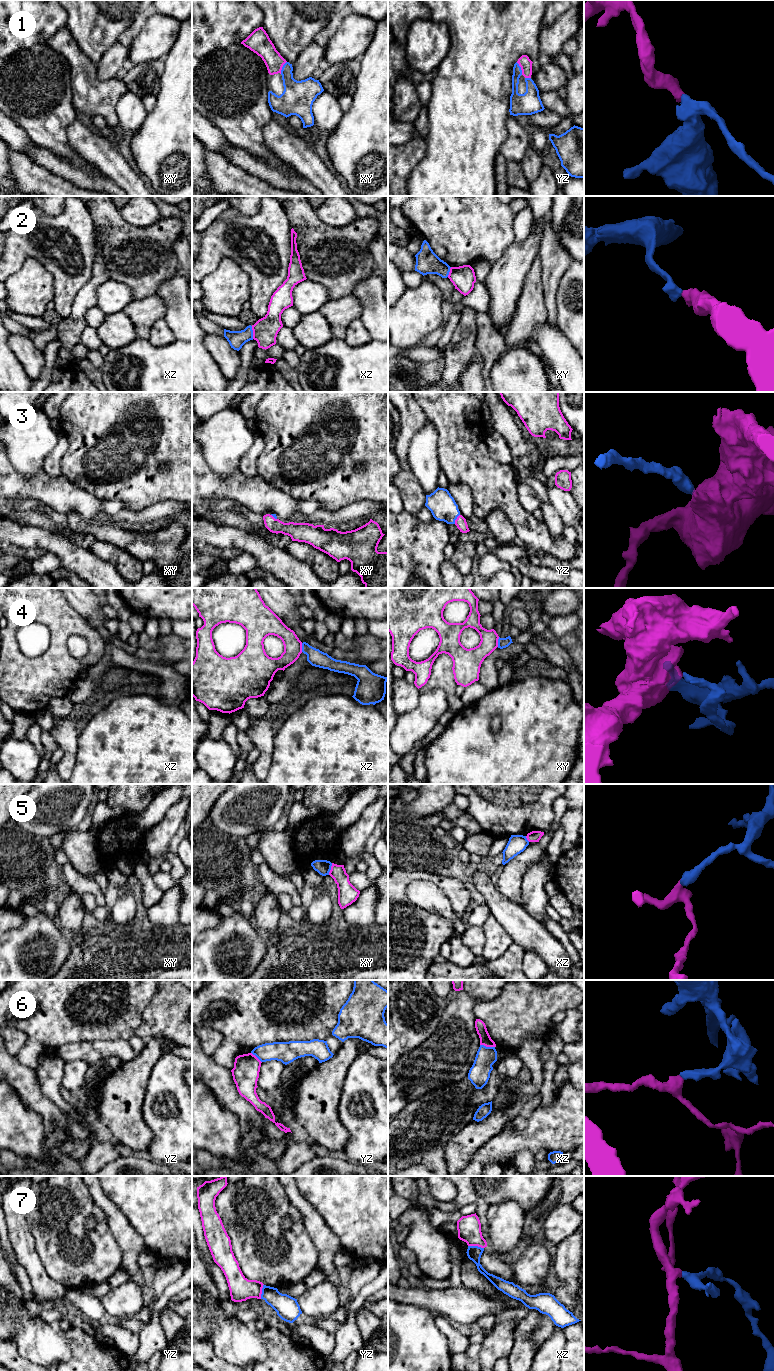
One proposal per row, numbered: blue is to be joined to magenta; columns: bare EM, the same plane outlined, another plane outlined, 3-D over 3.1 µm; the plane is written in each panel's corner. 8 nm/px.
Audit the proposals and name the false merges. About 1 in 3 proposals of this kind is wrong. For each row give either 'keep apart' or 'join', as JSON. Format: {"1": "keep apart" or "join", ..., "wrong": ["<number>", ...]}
{"1": "join", "2": "keep apart", "3": "join", "4": "keep apart", "5": "keep apart", "6": "keep apart", "7": "keep apart", "wrong": ["2", "4", "5", "6", "7"]}

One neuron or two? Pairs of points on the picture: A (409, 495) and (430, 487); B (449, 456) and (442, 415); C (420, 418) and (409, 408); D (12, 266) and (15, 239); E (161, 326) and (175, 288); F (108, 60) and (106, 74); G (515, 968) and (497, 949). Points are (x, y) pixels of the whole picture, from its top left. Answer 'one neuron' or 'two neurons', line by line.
A: two neurons
B: one neuron
C: one neuron
D: one neuron
E: two neurons
F: one neuron
G: two neurons

